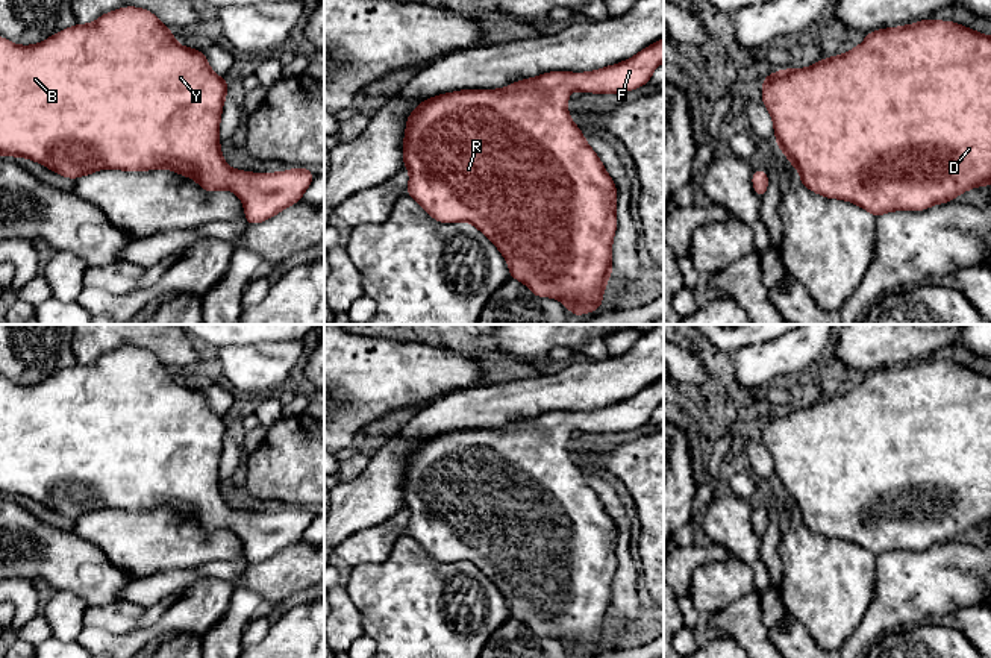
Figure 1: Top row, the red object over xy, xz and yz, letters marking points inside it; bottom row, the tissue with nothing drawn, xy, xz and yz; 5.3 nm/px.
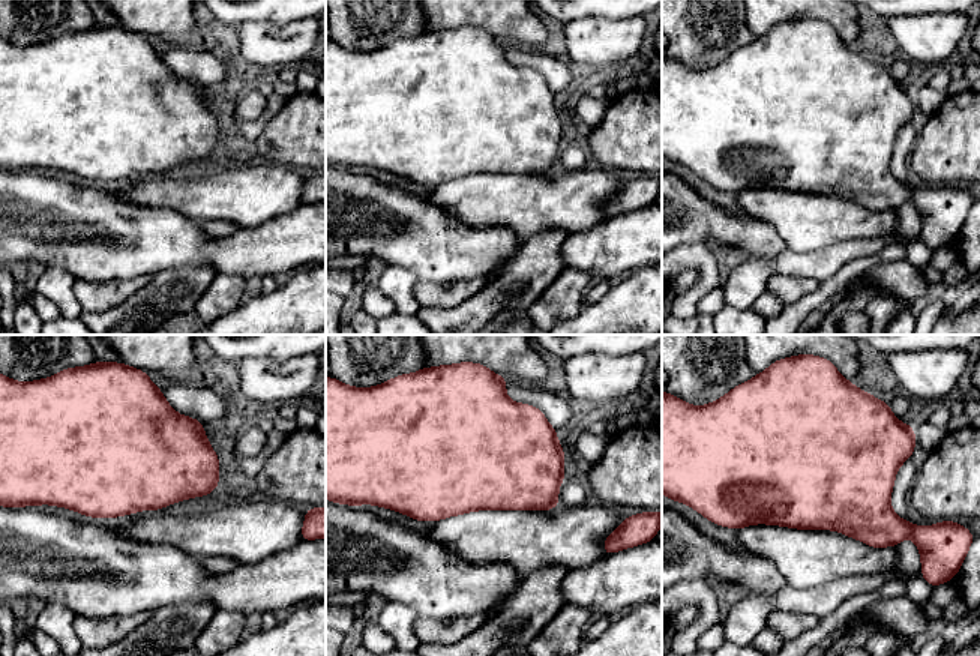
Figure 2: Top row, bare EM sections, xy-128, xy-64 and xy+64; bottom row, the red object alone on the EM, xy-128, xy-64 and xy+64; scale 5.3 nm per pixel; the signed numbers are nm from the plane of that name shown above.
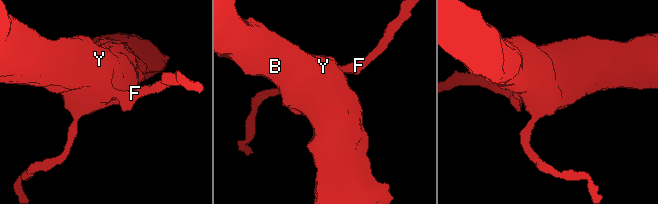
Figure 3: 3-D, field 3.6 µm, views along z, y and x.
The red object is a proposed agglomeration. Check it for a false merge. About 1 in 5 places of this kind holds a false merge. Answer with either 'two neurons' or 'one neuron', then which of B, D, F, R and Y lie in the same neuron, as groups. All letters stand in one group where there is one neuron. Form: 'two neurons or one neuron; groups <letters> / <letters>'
one neuron; groups B D F R Y

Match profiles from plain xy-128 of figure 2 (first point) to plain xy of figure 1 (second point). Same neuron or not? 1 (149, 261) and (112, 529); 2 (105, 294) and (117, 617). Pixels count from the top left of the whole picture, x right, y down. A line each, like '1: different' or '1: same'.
1: different
2: same

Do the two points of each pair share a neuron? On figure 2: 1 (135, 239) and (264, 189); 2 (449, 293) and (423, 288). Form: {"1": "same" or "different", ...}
{"1": "different", "2": "same"}

